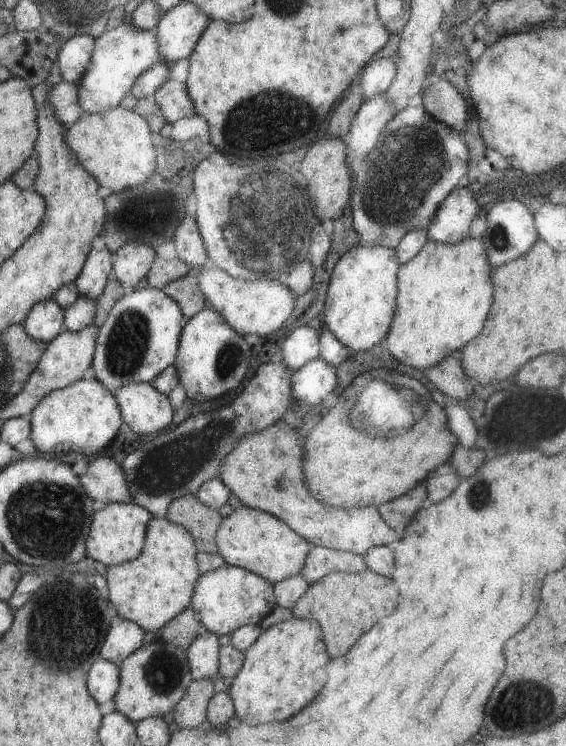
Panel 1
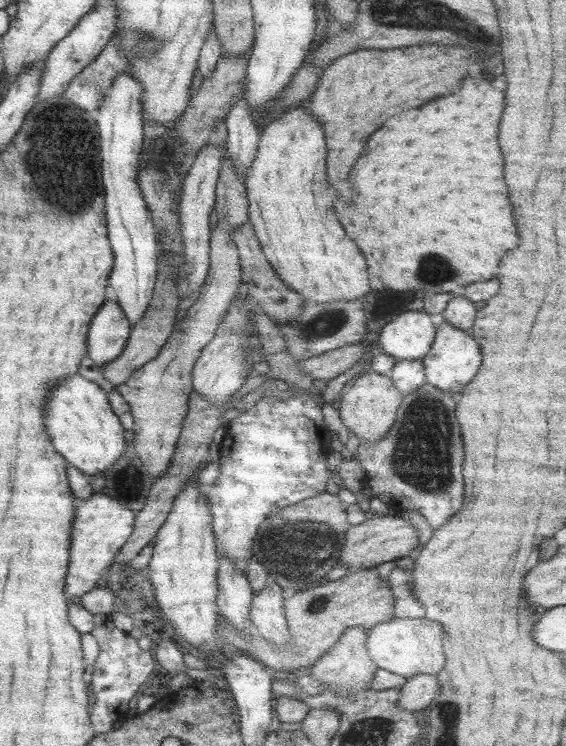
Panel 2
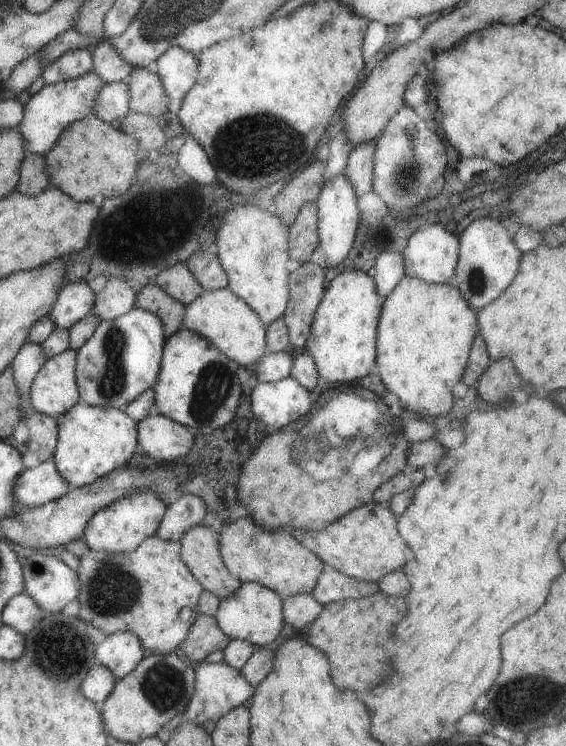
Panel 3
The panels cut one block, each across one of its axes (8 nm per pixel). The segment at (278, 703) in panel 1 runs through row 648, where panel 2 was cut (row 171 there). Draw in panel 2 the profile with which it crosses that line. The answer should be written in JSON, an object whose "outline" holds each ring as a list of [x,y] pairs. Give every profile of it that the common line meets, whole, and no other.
{"outline":[[[299,106],[285,112],[275,122],[263,126],[259,132],[257,152],[243,180],[247,198],[247,224],[251,224],[255,238],[259,240],[261,254],[279,278],[283,286],[295,292],[305,306],[309,304],[331,304],[331,302],[353,302],[355,298],[369,292],[365,260],[359,254],[355,242],[345,236],[339,226],[331,200],[327,196],[325,180],[325,138],[323,130],[313,122],[313,114]]]}

